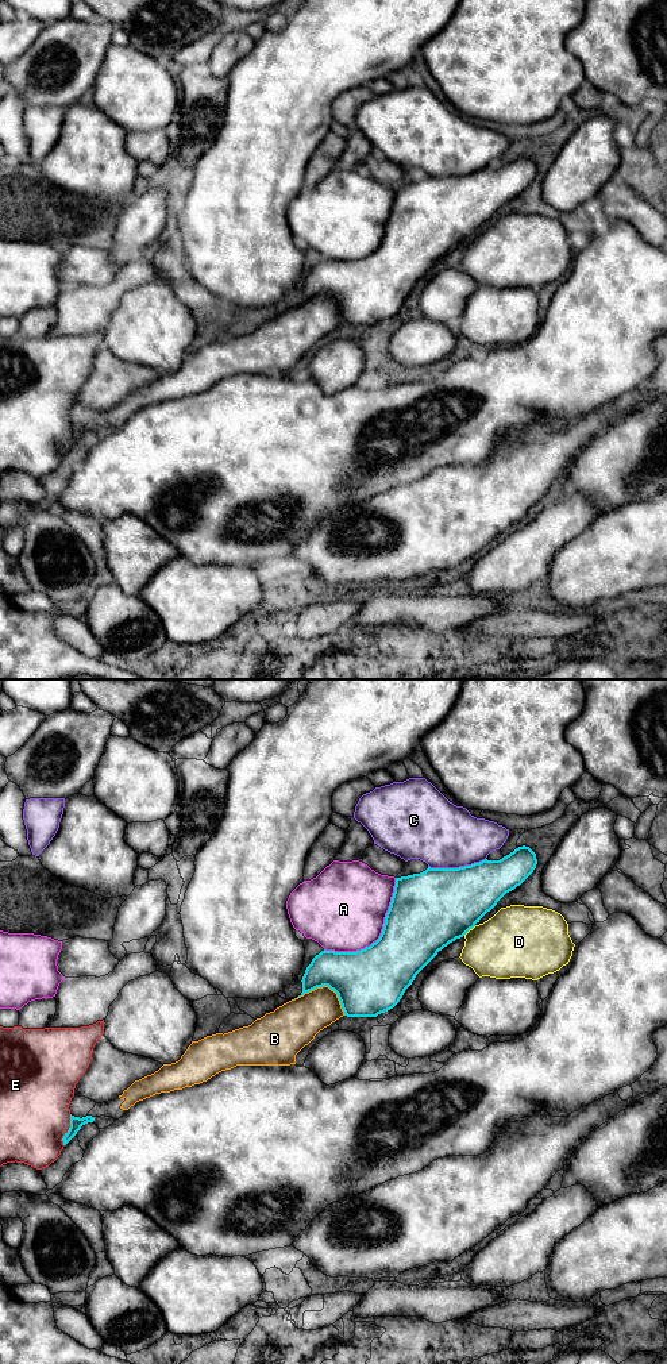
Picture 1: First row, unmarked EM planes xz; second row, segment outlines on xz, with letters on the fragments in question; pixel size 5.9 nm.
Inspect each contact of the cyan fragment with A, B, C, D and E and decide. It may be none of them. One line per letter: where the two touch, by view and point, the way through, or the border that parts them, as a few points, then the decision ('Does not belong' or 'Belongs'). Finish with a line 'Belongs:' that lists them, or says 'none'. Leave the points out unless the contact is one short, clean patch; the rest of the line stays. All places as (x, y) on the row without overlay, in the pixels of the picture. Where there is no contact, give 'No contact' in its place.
A: Touches cyan at xz (381, 243). Does not belong
B: Touches cyan at xz (326, 293). Belongs
C: Touches cyan at xz (457, 177). Does not belong
D: Touches cyan at xz (469, 238). Does not belong
E: Touches cyan at xz (68, 439). Does not belong
Belongs: B

